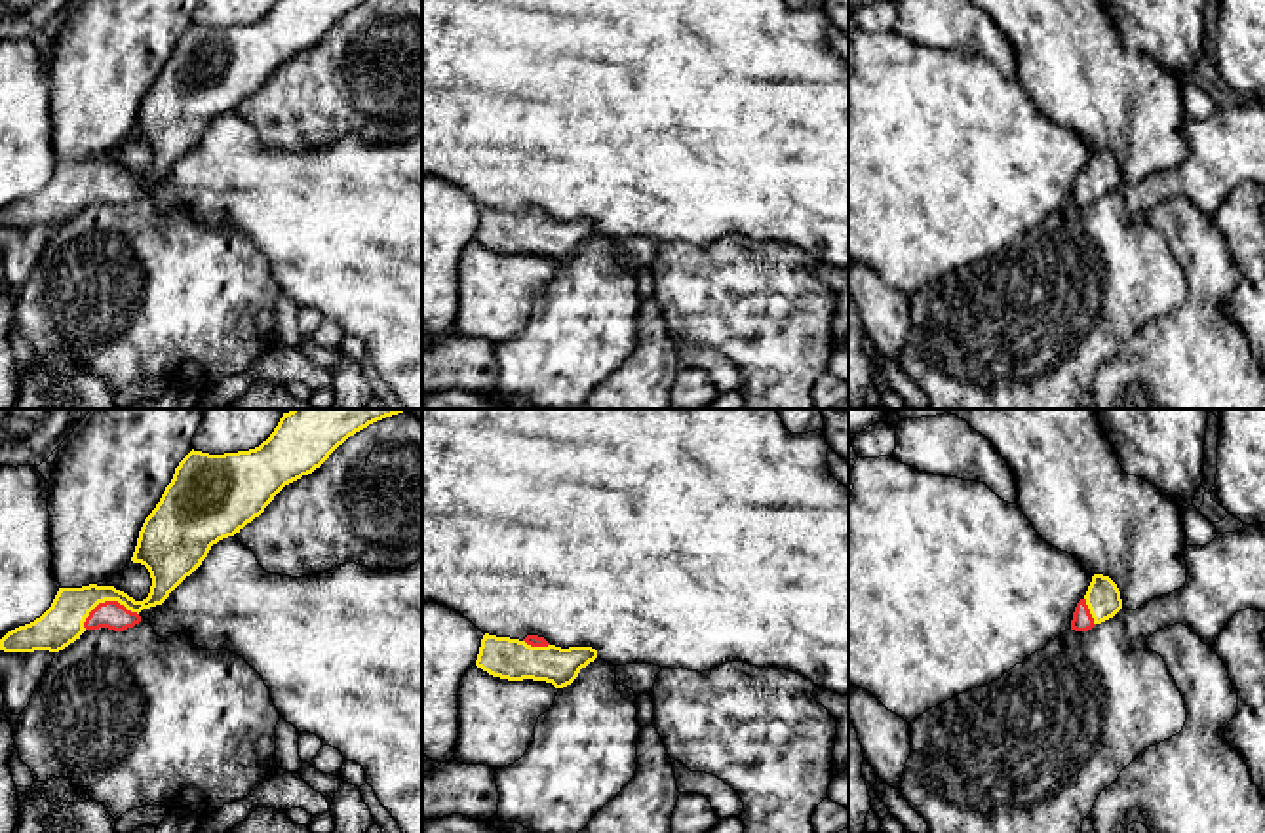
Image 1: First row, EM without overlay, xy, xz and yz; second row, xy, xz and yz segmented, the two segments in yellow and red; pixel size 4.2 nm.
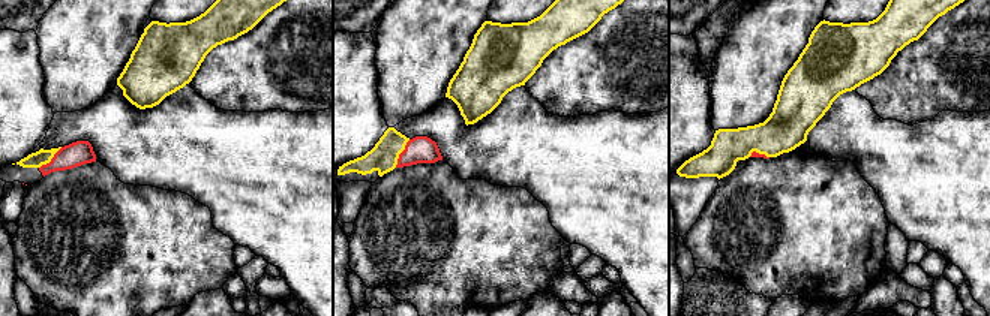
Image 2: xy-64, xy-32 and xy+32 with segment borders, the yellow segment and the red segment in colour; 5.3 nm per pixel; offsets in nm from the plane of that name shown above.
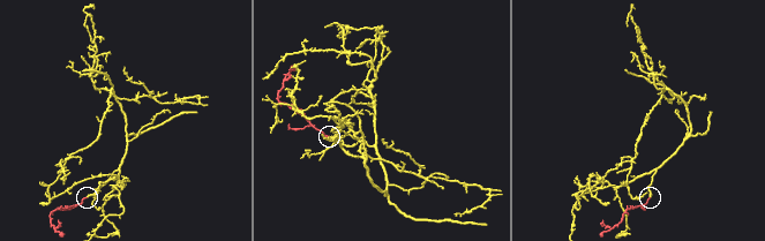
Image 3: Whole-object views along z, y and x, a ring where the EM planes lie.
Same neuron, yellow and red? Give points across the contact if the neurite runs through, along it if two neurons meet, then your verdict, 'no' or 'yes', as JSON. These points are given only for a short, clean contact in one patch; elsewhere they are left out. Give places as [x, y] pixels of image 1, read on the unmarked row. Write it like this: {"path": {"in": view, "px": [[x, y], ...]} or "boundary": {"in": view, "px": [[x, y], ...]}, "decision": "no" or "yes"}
{"path": {"in": "xy", "px": [[61, 198], [77, 183], [107, 174], [111, 189]]}, "decision": "yes"}

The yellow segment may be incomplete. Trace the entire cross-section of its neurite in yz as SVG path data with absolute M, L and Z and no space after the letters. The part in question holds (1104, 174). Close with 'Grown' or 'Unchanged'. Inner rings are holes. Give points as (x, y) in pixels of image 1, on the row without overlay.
M1094 148L1086 169L1077 177L1071 203L1088 205L1096 198L1113 192L1122 183L1117 158L1103 148Z. Grown

